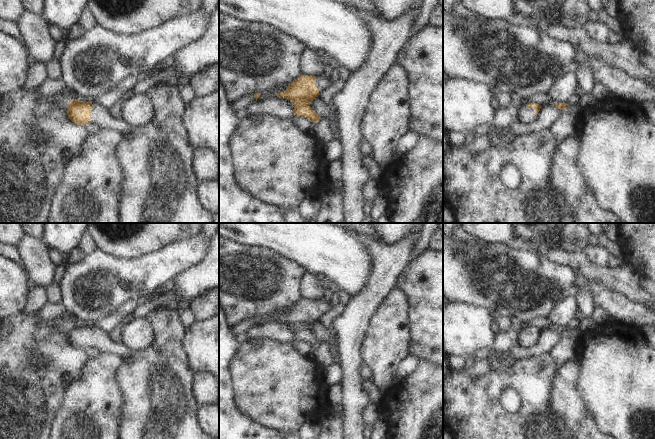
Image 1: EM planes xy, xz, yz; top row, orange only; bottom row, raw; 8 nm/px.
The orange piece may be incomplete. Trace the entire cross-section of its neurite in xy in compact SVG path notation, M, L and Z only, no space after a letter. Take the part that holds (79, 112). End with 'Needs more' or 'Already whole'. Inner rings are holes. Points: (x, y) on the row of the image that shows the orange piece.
M73 99L67 105L68 118L78 124L86 125L87 123L96 123L101 129L117 131L124 135L131 134L133 128L123 120L112 118L107 109L95 105L91 101L80 101Z. Needs more.

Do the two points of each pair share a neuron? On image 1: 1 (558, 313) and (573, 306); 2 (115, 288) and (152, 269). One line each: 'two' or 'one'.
1: one
2: one

